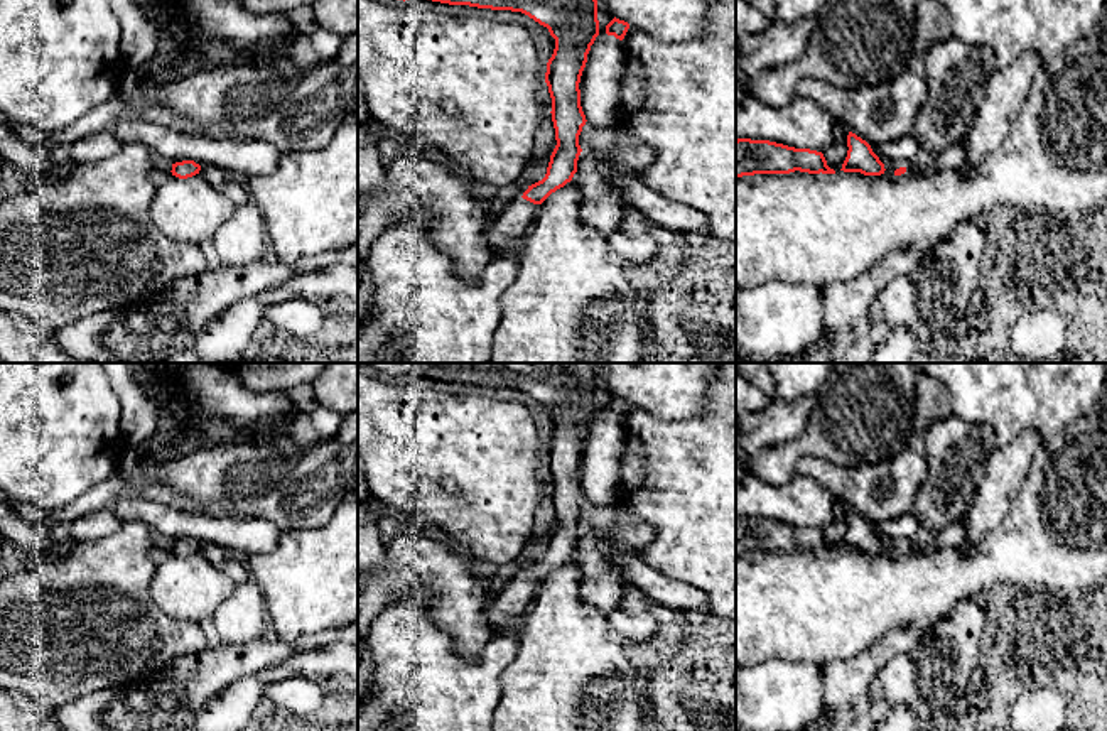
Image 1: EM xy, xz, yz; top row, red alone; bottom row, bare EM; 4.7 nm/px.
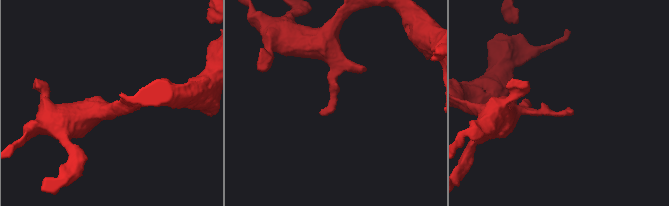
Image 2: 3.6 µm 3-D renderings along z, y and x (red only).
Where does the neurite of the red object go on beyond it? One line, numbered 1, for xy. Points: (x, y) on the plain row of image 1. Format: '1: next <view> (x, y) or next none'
1: next none

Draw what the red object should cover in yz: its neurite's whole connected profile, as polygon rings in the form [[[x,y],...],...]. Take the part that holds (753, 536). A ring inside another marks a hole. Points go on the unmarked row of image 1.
[[[736,518],[736,555],[754,552],[835,552],[822,530],[795,527],[770,518]]]

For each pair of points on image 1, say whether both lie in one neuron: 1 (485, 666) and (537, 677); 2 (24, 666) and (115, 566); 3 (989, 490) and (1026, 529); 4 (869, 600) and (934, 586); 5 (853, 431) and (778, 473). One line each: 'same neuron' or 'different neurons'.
1: different neurons
2: same neuron
3: different neurons
4: same neuron
5: same neuron

